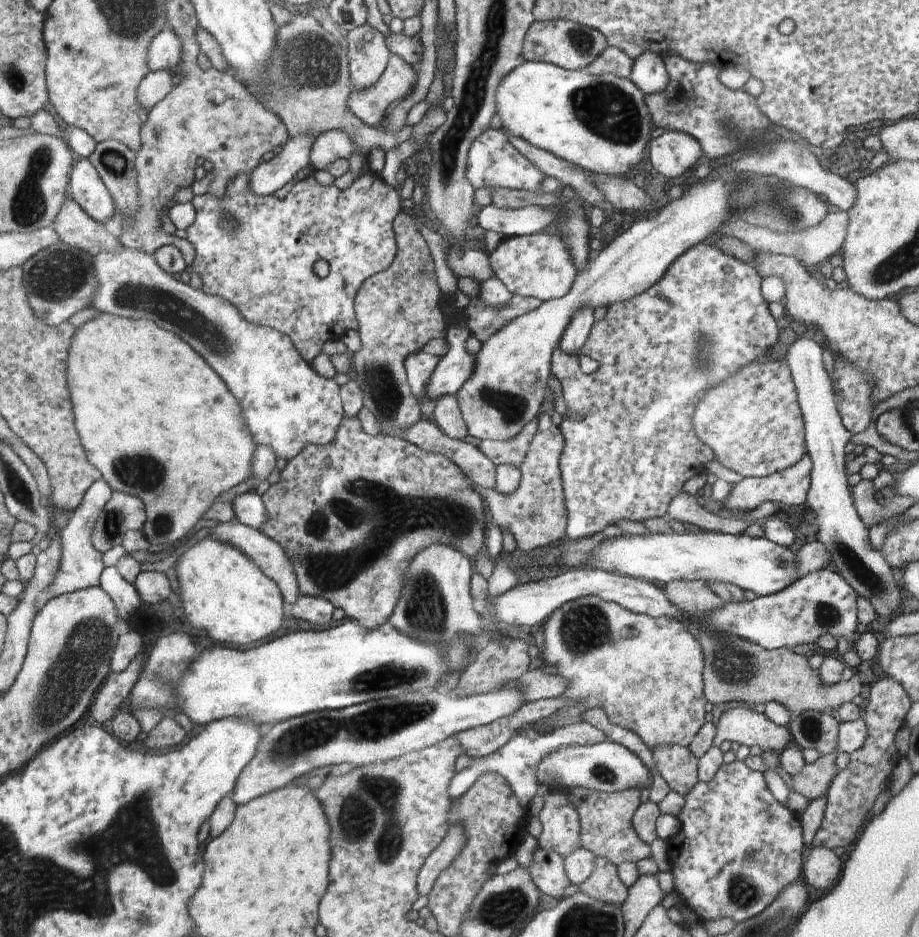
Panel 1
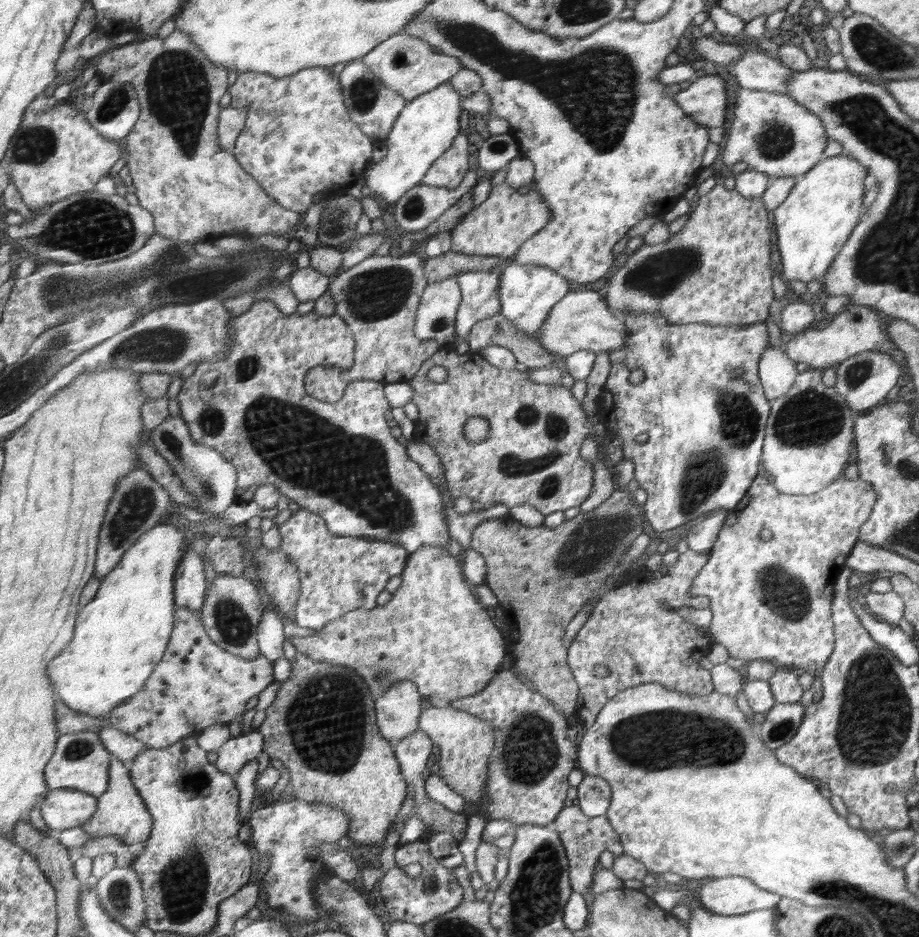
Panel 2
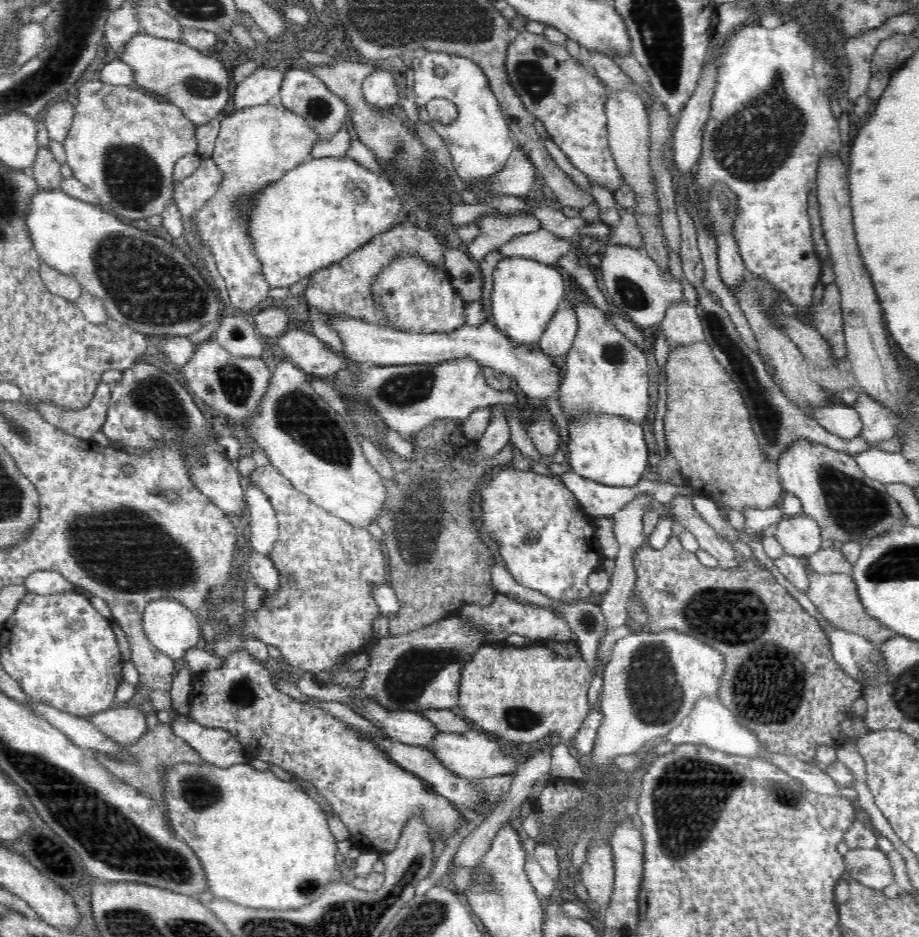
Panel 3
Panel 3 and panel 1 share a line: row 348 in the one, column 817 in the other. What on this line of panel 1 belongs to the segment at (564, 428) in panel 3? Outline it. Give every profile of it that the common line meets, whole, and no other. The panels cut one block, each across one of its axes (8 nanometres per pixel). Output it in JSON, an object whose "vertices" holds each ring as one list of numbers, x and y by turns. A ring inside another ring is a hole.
{"vertices":[[799,337,789,346,785,357,803,411,807,454,814,463,806,506,816,512,817,540,827,548,831,559,829,568,842,575,858,597,865,597,872,603,872,608,879,617,878,621,886,621,892,612,902,606,902,594,901,590,896,588,898,584,894,584,894,576,887,560,871,543,870,530,864,528,862,520,854,512,850,488,842,468,842,462,846,460,844,448,854,434,840,422,841,416,838,416,839,410,836,410,834,404,834,388,822,361,822,350,820,344,813,339]]}

